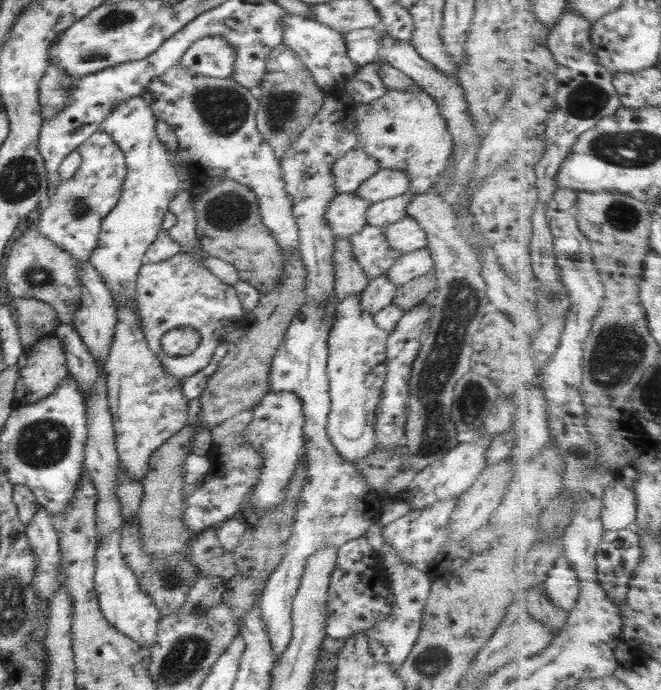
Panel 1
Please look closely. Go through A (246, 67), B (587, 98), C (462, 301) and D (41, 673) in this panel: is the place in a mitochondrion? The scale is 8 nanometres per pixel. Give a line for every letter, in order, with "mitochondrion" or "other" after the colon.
A: mitochondrion
B: mitochondrion
C: mitochondrion
D: other

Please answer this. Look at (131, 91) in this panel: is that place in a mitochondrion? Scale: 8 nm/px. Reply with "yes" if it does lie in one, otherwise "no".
no

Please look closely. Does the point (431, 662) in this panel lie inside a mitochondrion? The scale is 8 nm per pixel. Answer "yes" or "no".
yes

